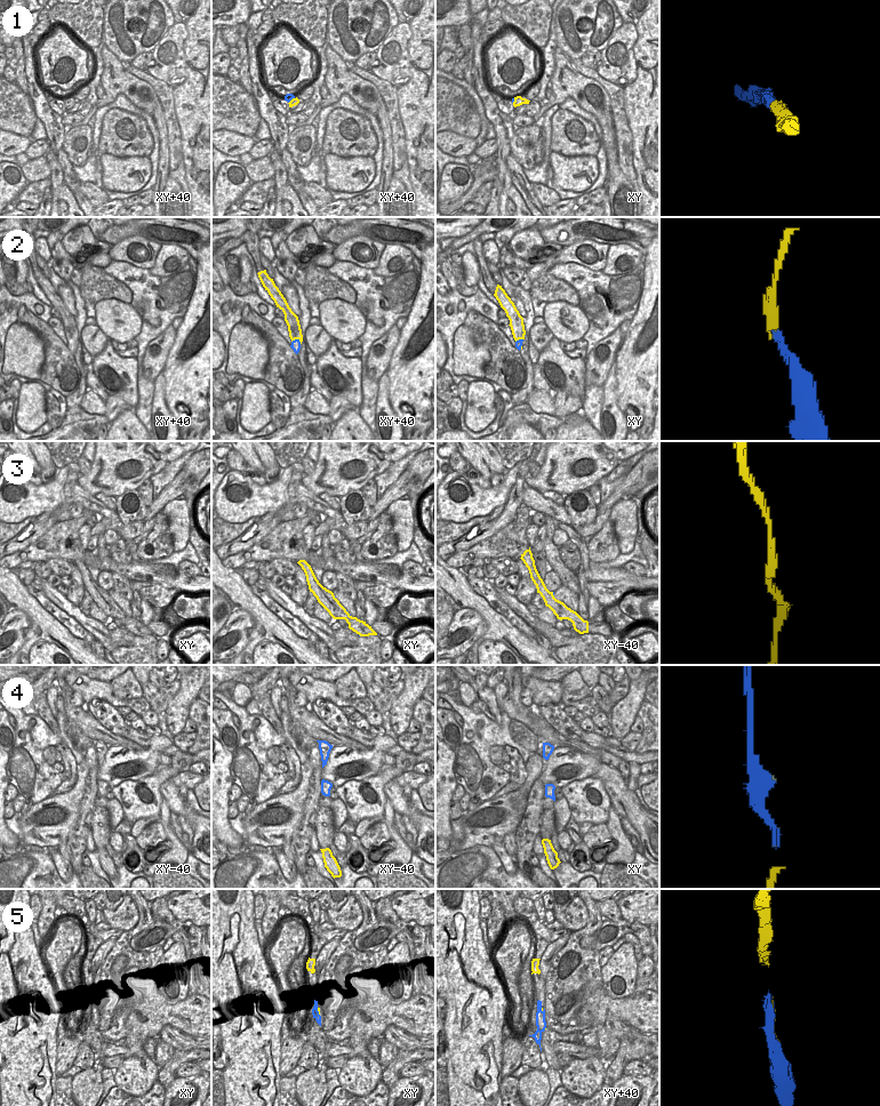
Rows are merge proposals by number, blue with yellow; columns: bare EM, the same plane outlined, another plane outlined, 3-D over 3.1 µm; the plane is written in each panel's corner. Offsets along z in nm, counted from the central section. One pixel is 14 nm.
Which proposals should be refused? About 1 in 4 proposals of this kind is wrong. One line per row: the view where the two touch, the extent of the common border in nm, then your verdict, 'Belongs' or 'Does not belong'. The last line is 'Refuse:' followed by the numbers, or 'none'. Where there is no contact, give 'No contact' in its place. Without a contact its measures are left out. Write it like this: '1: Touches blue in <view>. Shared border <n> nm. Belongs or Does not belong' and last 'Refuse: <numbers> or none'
1: Touches blue in xy+40. Shared border 130 nm. Belongs
2: Touches blue in xy+40. Shared border 150 nm. Belongs
3: Touches blue in xy-40. Shared border 70 nm. Belongs
4: No contact. Belongs
5: Touches blue in xy. Shared border 120 nm. Belongs
Refuse: none.

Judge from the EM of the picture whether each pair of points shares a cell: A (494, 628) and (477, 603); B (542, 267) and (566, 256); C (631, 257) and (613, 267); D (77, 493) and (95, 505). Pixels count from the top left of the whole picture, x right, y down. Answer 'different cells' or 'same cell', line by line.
A: same cell
B: same cell
C: same cell
D: same cell

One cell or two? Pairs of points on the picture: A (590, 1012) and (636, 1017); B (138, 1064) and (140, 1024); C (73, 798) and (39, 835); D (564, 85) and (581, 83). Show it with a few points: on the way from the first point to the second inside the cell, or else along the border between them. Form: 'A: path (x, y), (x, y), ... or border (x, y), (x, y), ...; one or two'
A: path (601, 1010), (624, 1010); one
B: path (138, 1054), (138, 1034); one
C: path (69, 809), (68, 817), (62, 823), (50, 825); one
D: path (568, 83), (576, 83); one

